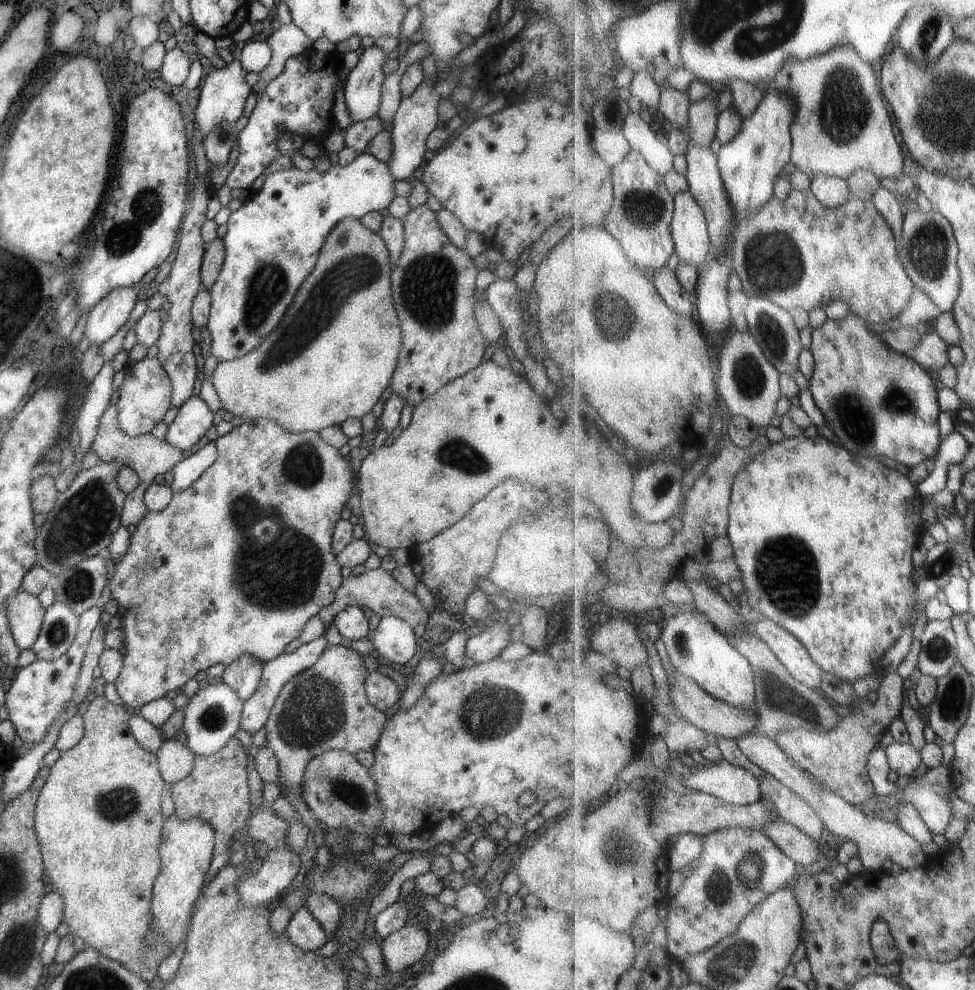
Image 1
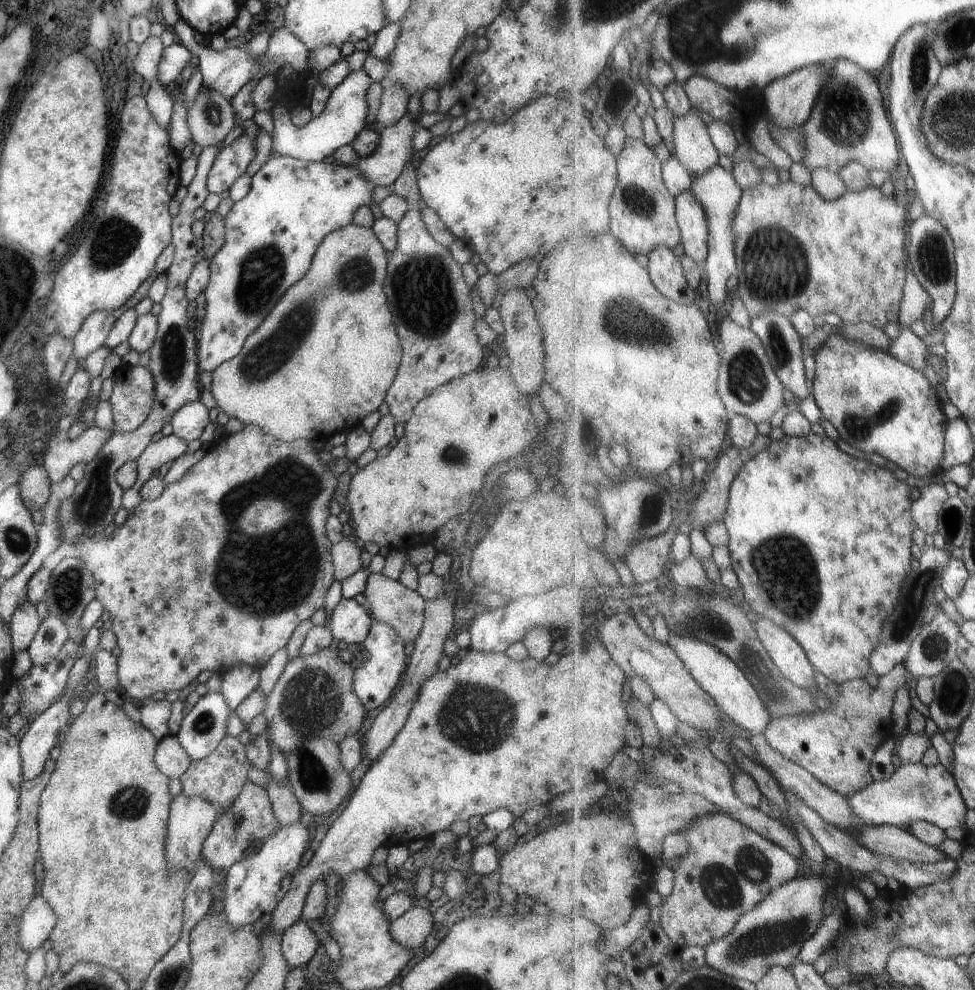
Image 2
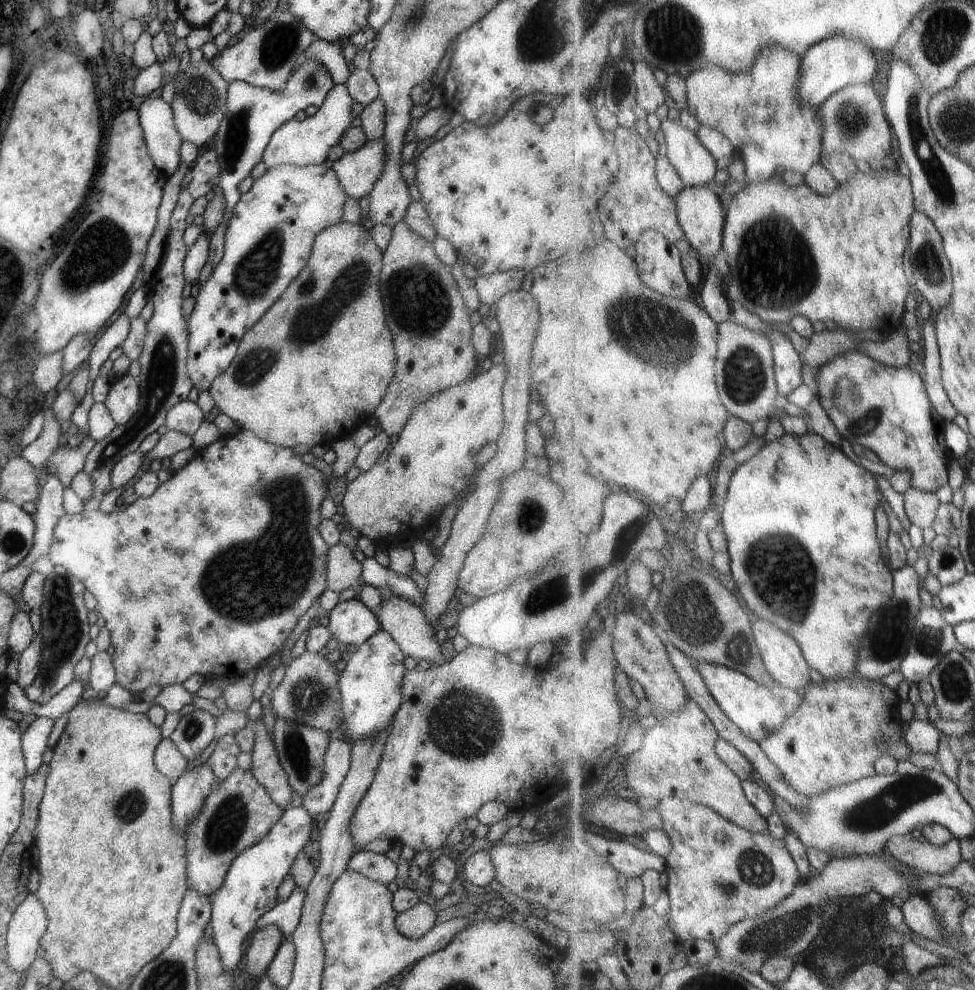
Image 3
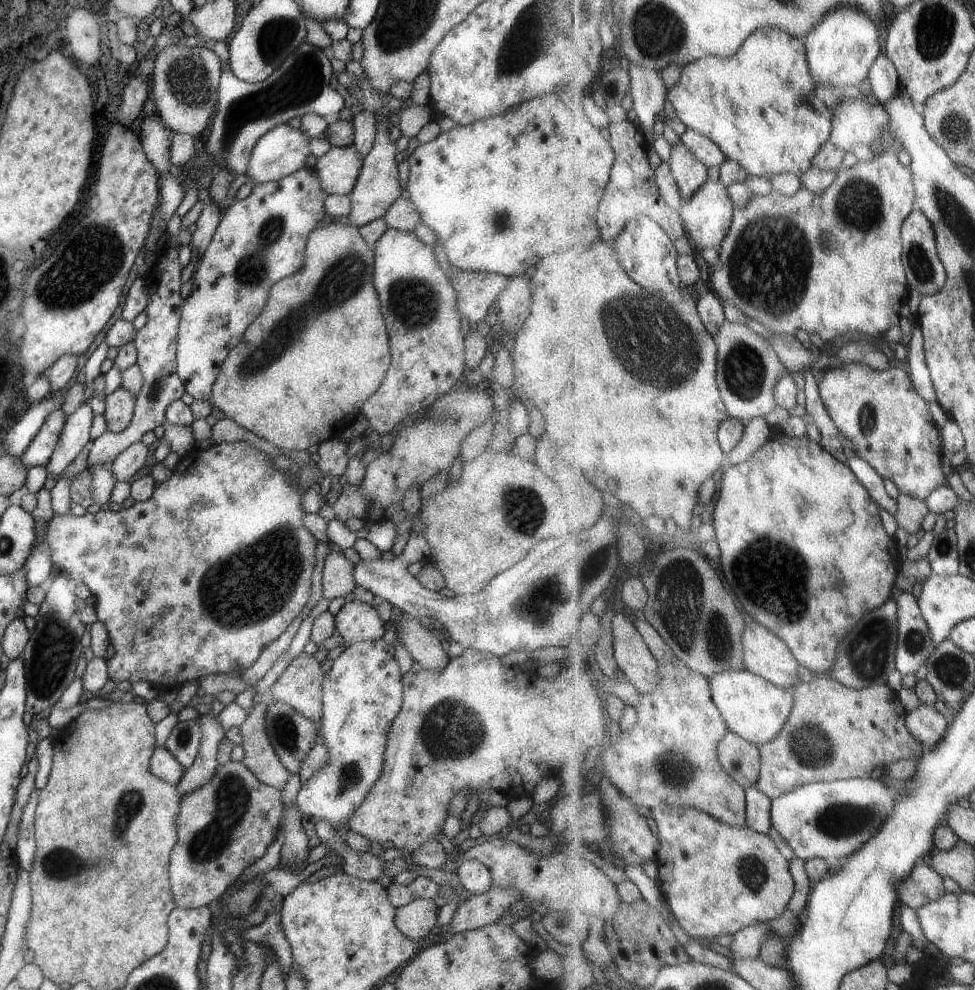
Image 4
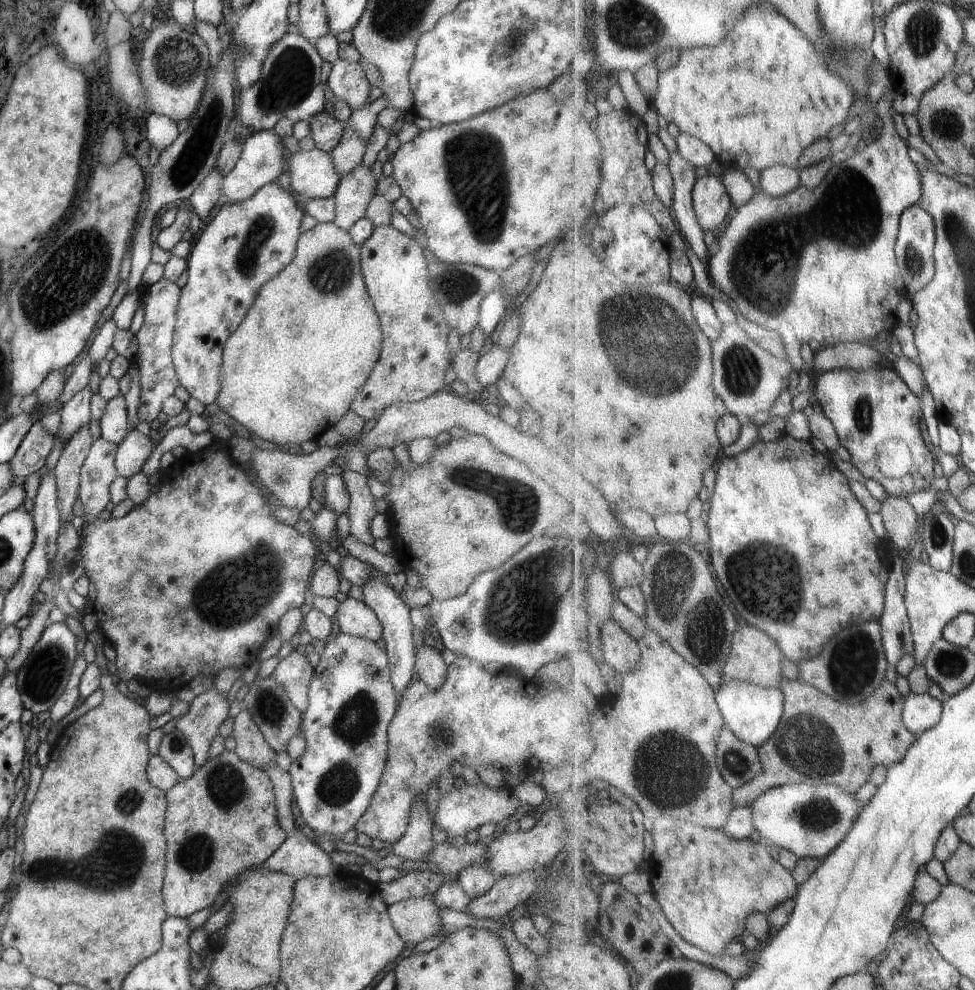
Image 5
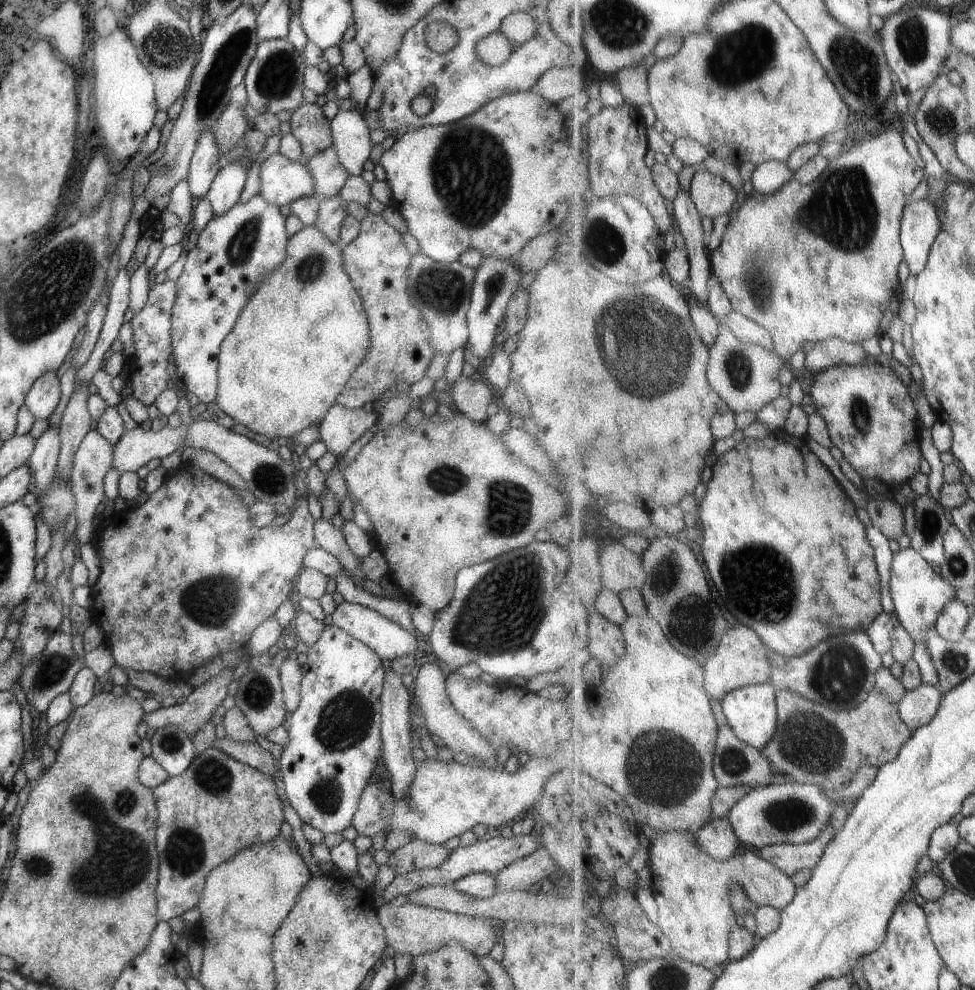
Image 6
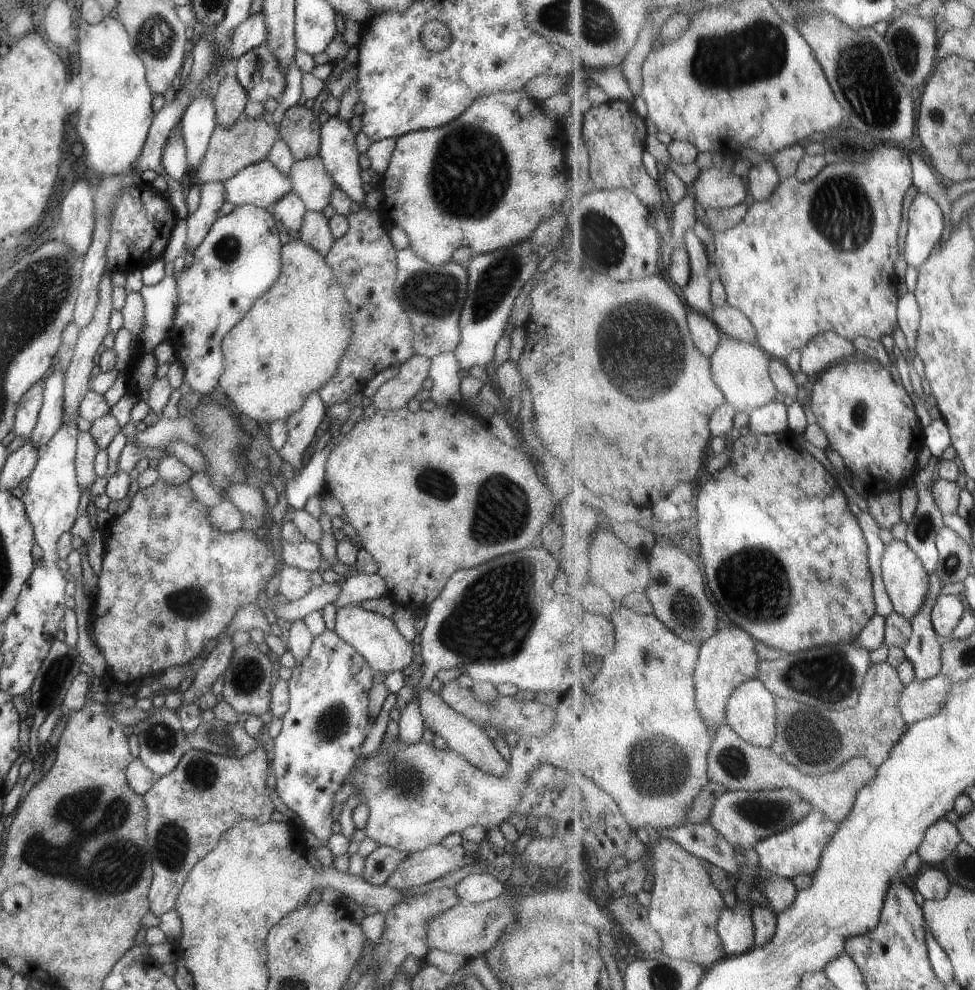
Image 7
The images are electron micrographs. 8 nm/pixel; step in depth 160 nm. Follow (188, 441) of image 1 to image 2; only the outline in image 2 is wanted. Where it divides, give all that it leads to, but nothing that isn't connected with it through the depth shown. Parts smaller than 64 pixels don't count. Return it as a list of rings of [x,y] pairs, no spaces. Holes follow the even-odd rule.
[[[199,399],[186,402],[169,419],[172,433],[188,443],[198,438],[209,422],[208,411]]]

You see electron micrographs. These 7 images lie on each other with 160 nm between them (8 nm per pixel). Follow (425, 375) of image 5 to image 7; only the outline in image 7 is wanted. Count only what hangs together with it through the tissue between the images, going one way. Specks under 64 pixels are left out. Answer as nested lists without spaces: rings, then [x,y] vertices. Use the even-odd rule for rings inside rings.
[[[360,210],[347,216],[347,232],[334,240],[330,249],[324,254],[325,262],[331,272],[343,285],[344,295],[350,306],[352,316],[352,335],[350,343],[345,347],[339,359],[335,374],[317,391],[323,404],[328,407],[342,403],[355,392],[359,392],[375,374],[395,363],[403,364],[409,357],[416,354],[412,348],[412,328],[410,320],[399,304],[394,291],[396,277],[395,255],[396,250],[389,239],[388,230],[380,222],[376,211]]]

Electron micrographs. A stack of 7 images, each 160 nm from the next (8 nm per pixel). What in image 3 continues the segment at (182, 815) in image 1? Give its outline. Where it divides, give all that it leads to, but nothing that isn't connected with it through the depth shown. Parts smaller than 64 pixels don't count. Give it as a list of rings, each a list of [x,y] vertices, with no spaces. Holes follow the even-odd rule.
[[[225,733],[216,740],[213,751],[206,760],[216,776],[216,782],[221,782],[231,774],[233,769],[237,768],[235,760],[239,753],[240,748],[235,742],[233,733]]]

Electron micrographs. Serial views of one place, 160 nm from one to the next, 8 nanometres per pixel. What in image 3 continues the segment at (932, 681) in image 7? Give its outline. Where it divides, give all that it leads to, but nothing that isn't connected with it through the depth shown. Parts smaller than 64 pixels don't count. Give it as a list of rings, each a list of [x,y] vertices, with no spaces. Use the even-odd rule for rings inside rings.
[[[915,718],[910,721],[908,730],[904,735],[913,753],[929,753],[934,755],[938,754],[941,741],[943,741],[945,736],[929,720],[920,721]]]

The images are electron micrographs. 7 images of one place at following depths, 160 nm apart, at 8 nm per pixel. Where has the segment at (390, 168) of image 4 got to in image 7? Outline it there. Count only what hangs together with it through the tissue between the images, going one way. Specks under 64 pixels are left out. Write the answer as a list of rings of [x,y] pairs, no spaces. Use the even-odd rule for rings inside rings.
[[[306,210],[298,231],[300,239],[323,256],[335,240],[328,227],[328,219],[323,216],[321,211]]]

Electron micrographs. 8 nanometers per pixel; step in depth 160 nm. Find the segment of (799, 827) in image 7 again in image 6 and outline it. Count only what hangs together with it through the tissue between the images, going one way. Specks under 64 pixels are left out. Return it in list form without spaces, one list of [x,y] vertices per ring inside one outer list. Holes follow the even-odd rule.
[[[839,803],[834,810],[830,825],[821,836],[808,845],[771,845],[759,853],[765,860],[772,862],[779,870],[792,877],[803,869],[814,869],[824,856],[829,843],[841,832],[855,804]]]

